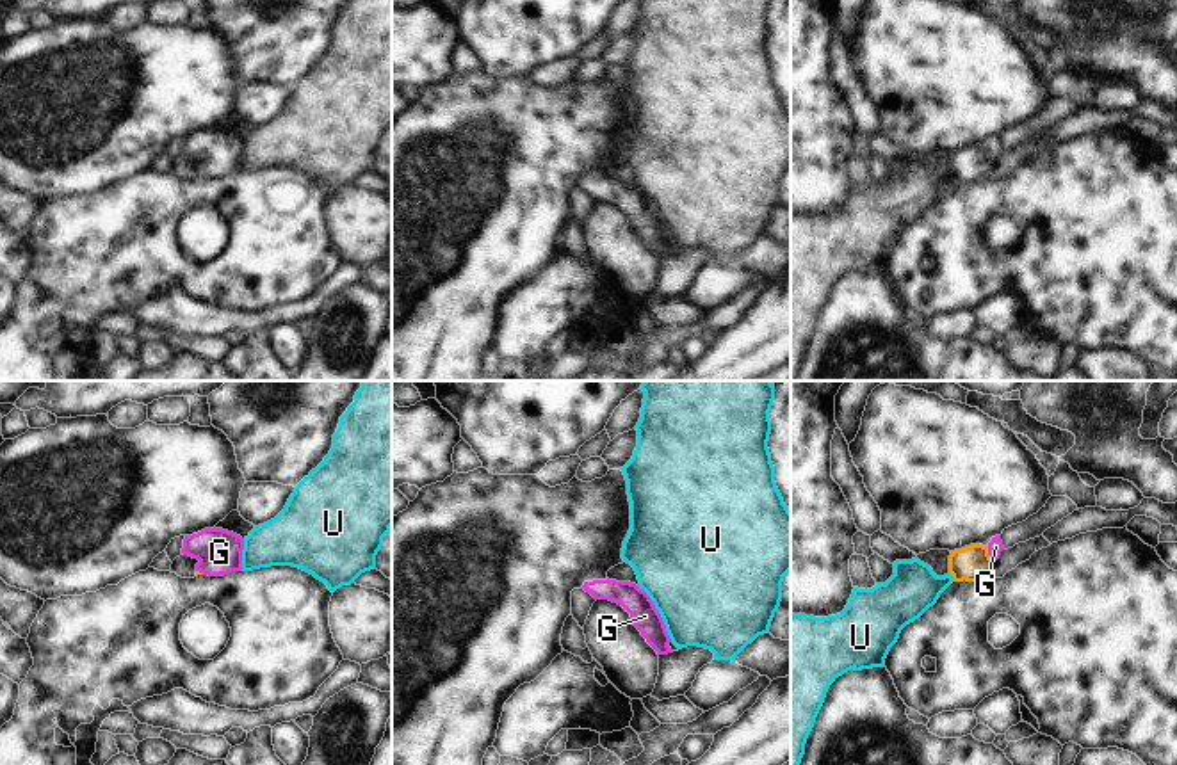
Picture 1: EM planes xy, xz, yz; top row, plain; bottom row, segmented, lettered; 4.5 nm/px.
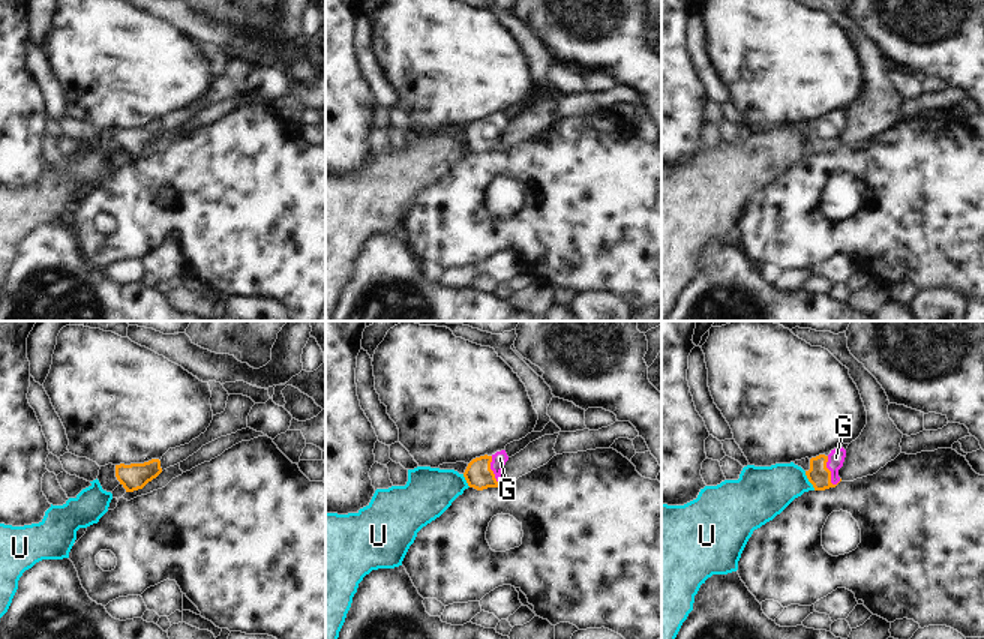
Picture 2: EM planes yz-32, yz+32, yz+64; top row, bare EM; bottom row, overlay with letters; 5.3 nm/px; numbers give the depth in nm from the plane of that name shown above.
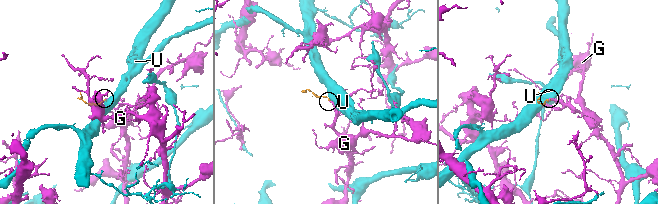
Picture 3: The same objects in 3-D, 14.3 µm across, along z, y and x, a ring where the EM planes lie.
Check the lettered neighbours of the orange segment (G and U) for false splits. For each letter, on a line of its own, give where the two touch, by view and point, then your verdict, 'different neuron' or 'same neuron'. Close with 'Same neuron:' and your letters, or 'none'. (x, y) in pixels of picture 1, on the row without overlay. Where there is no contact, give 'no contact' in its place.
G: meets orange in yz at (987, 155); same neuron
U: meets orange in yz at (953, 178); different neuron
Same neuron: G

